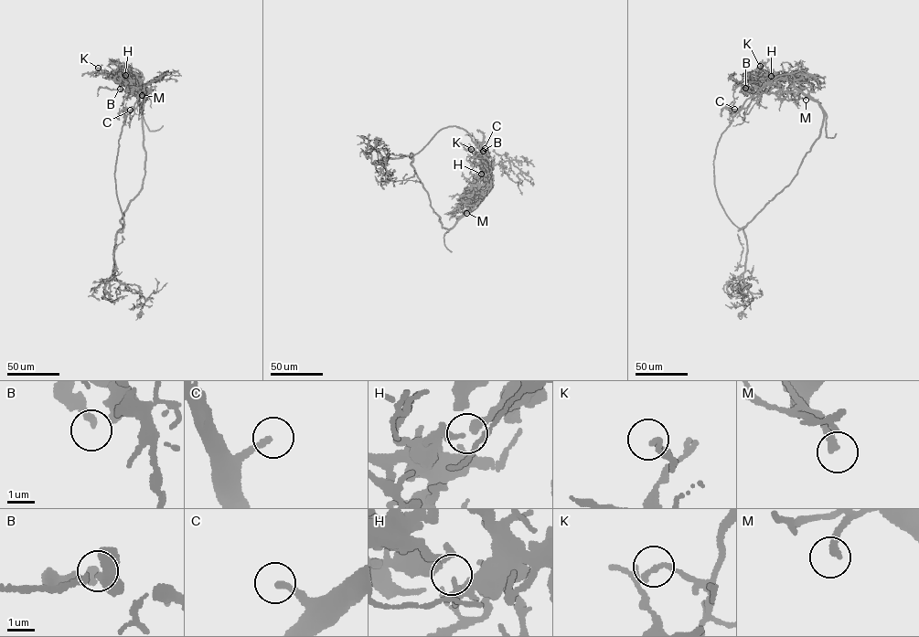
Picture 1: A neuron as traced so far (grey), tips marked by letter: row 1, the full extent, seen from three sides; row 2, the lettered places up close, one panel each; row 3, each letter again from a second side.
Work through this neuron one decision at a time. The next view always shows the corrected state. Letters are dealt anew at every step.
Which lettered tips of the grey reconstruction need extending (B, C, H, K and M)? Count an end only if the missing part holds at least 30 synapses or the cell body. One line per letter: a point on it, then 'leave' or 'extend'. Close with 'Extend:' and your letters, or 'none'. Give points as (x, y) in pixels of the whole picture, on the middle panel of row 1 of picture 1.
B: at (483, 151); leave
C: at (485, 148); extend
H: at (481, 174); leave
K: at (471, 149); leave
M: at (466, 213); extend
Extend: C, M

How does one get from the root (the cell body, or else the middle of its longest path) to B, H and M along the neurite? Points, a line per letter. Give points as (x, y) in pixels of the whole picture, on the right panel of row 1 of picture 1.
B: (763, 208), (796, 174), (803, 158), (820, 135), (823, 113), (817, 102), (784, 78), (750, 90), (745, 88)
H: (763, 208), (796, 174), (803, 158), (820, 135), (823, 119), (817, 102), (784, 77), (773, 72), (771, 76)
M: (763, 208), (790, 183), (805, 153), (820, 135), (822, 110), (817, 102), (807, 98), (806, 100)

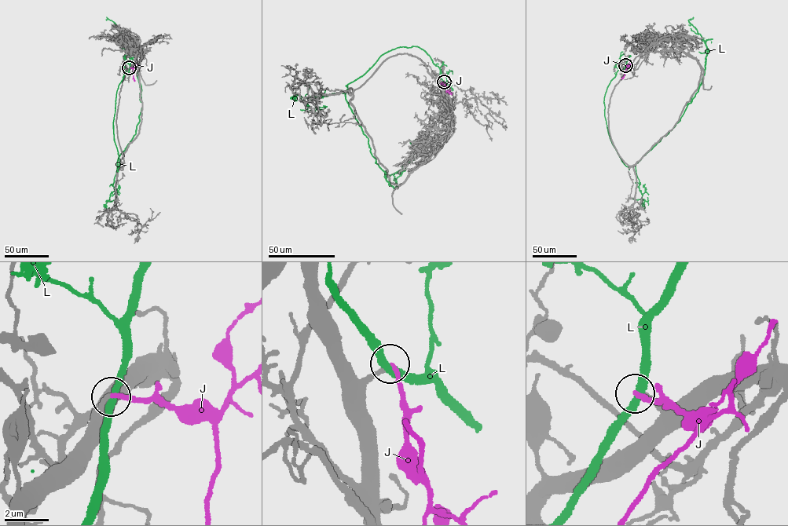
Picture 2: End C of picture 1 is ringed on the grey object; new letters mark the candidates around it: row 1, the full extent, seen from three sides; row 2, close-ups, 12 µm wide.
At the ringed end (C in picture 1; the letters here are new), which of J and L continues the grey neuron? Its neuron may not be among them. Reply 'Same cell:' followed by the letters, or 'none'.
Same cell: J

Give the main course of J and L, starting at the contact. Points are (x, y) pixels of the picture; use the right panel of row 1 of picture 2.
J: (625, 65), (628, 67), (621, 78)
L: (626, 65), (610, 82), (604, 100), (610, 137), (629, 167), (672, 129), (698, 90), (708, 49), (690, 20)

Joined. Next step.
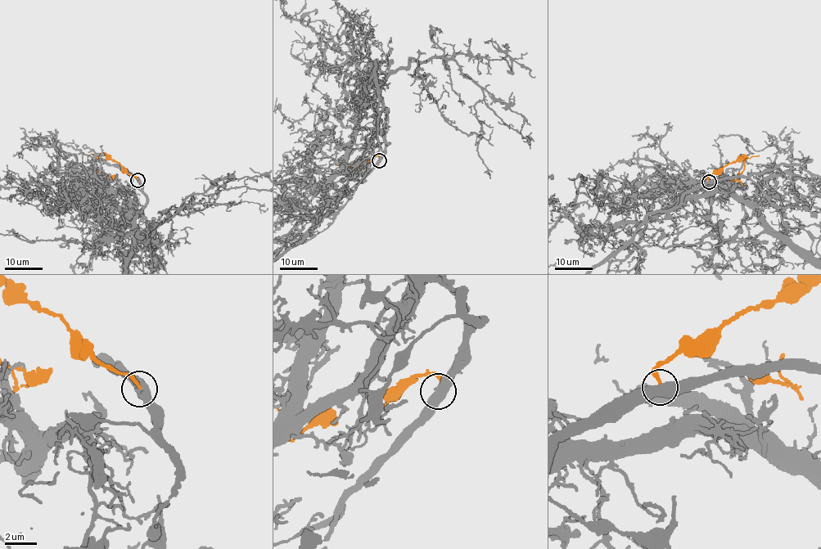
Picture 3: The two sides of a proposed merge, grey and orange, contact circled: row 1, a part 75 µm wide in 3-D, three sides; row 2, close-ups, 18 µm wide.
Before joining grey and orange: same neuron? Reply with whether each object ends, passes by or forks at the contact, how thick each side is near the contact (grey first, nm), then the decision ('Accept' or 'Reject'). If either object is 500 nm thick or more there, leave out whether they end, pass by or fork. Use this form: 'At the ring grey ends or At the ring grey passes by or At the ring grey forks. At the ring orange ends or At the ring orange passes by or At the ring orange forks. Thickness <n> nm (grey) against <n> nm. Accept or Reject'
At the ring grey passes by. At the ring orange ends. Thickness 440 nm (grey) against 220 nm. Reject

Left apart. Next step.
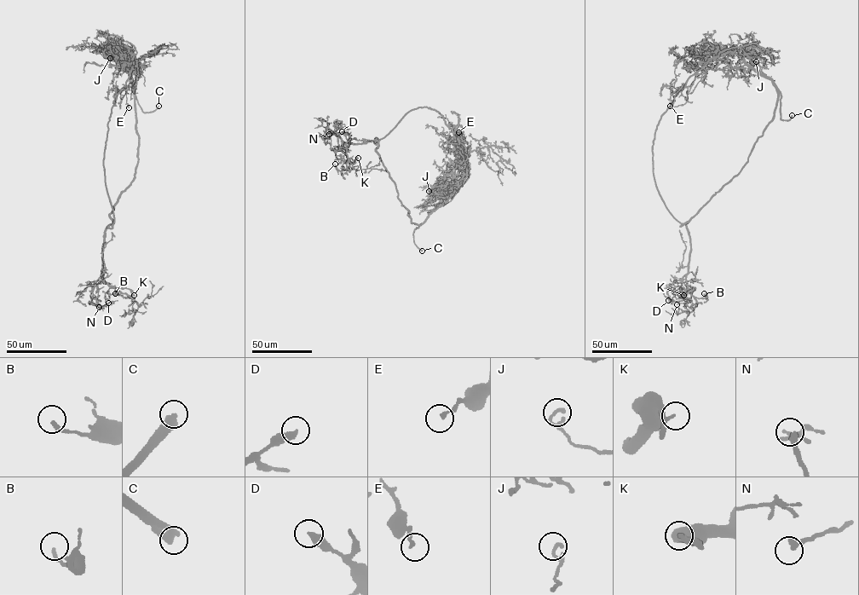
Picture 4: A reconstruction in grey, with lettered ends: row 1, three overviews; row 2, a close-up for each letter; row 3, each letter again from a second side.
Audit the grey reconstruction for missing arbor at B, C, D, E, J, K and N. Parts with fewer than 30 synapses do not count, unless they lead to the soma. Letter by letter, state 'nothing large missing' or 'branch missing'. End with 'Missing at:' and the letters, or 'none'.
B: nothing large missing
C: branch missing
D: nothing large missing
E: nothing large missing
J: nothing large missing
K: branch missing
N: nothing large missing
Missing at: C, K

